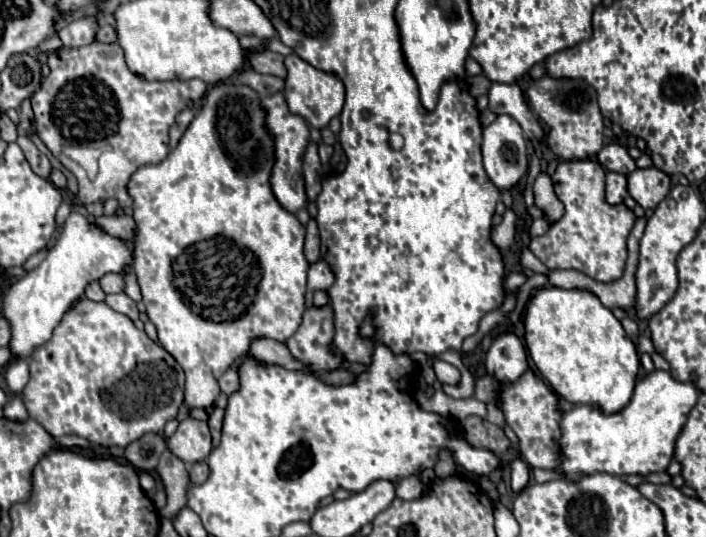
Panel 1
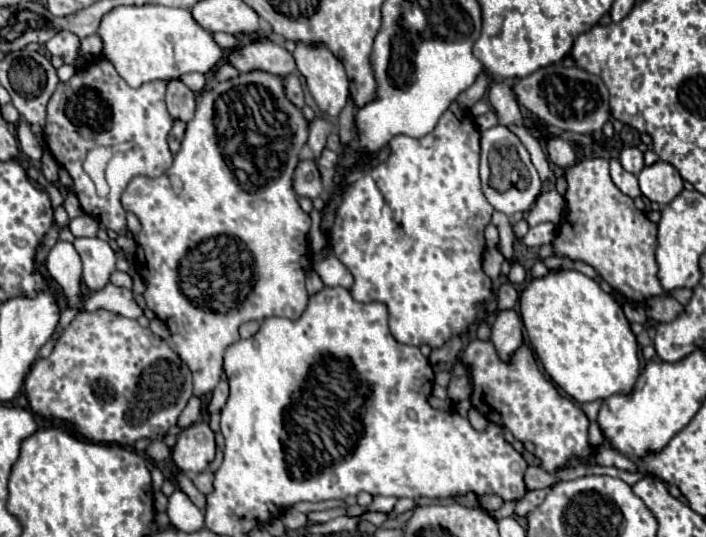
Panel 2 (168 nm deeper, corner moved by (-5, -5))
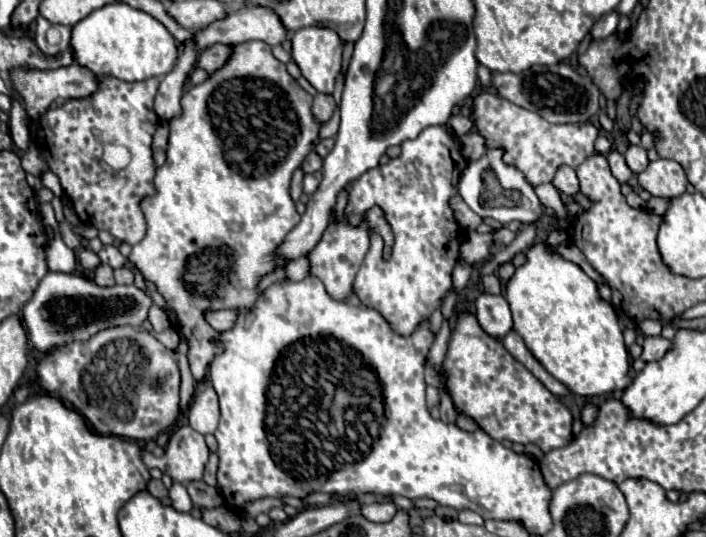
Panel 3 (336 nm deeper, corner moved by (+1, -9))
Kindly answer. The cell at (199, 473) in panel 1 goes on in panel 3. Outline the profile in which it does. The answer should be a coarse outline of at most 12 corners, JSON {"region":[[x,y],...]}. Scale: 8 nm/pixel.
{"region":[[204,480],[186,484],[186,490],[200,508],[222,504],[220,490]]}

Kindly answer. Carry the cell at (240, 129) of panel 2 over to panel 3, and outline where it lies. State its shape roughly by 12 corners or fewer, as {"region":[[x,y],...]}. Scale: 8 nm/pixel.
{"region":[[264,42],[182,96],[146,236],[196,382],[300,222],[320,124]]}

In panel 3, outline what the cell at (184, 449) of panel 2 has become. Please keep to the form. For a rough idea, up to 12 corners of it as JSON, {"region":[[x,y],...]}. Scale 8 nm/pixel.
{"region":[[190,426],[172,432],[156,466],[174,482],[202,478],[208,446]]}

